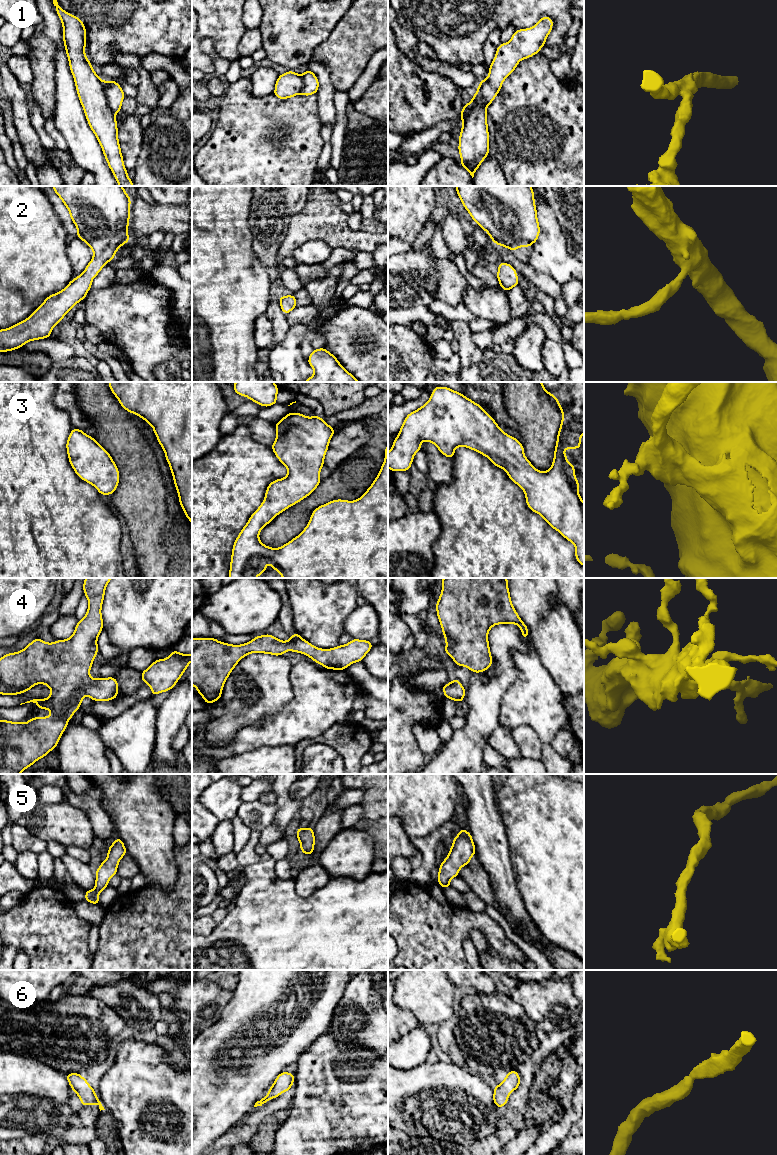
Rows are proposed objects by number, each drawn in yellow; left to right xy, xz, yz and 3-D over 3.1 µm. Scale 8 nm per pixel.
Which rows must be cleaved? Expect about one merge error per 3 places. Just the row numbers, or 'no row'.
1

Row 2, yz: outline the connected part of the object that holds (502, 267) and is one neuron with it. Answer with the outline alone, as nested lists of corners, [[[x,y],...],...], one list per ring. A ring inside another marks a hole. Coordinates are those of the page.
[[[501,262],[498,264],[498,273],[496,277],[499,280],[500,288],[507,292],[516,285],[519,285],[517,271],[508,263]]]

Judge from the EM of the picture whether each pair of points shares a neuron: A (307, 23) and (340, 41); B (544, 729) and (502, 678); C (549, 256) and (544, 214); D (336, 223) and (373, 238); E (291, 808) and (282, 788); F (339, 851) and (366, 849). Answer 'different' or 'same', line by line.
A: different
B: different
C: same
D: same
E: same
F: same

